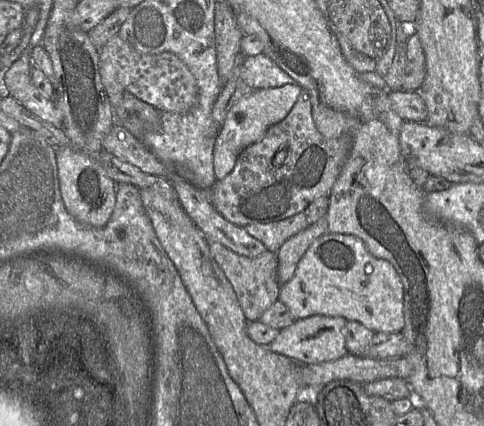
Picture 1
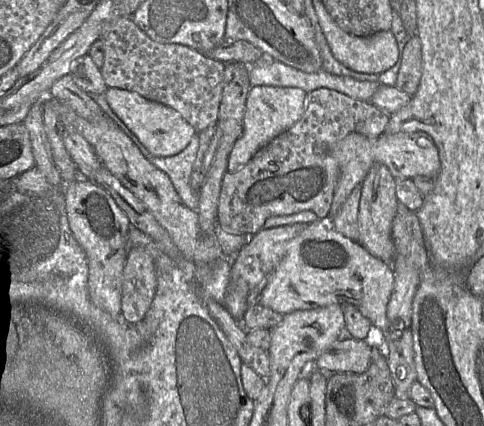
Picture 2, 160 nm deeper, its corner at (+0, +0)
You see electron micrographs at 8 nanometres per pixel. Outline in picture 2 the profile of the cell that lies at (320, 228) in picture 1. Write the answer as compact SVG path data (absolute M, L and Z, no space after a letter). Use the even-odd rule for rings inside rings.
M352 132L331 147L331 155L339 169L338 182L334 191L327 218L332 220L340 211L352 190L361 185L363 179L375 164L384 164L396 180L413 179L416 176L436 177L440 171L440 156L437 146L430 135L425 132L382 133L376 137L367 137Z

